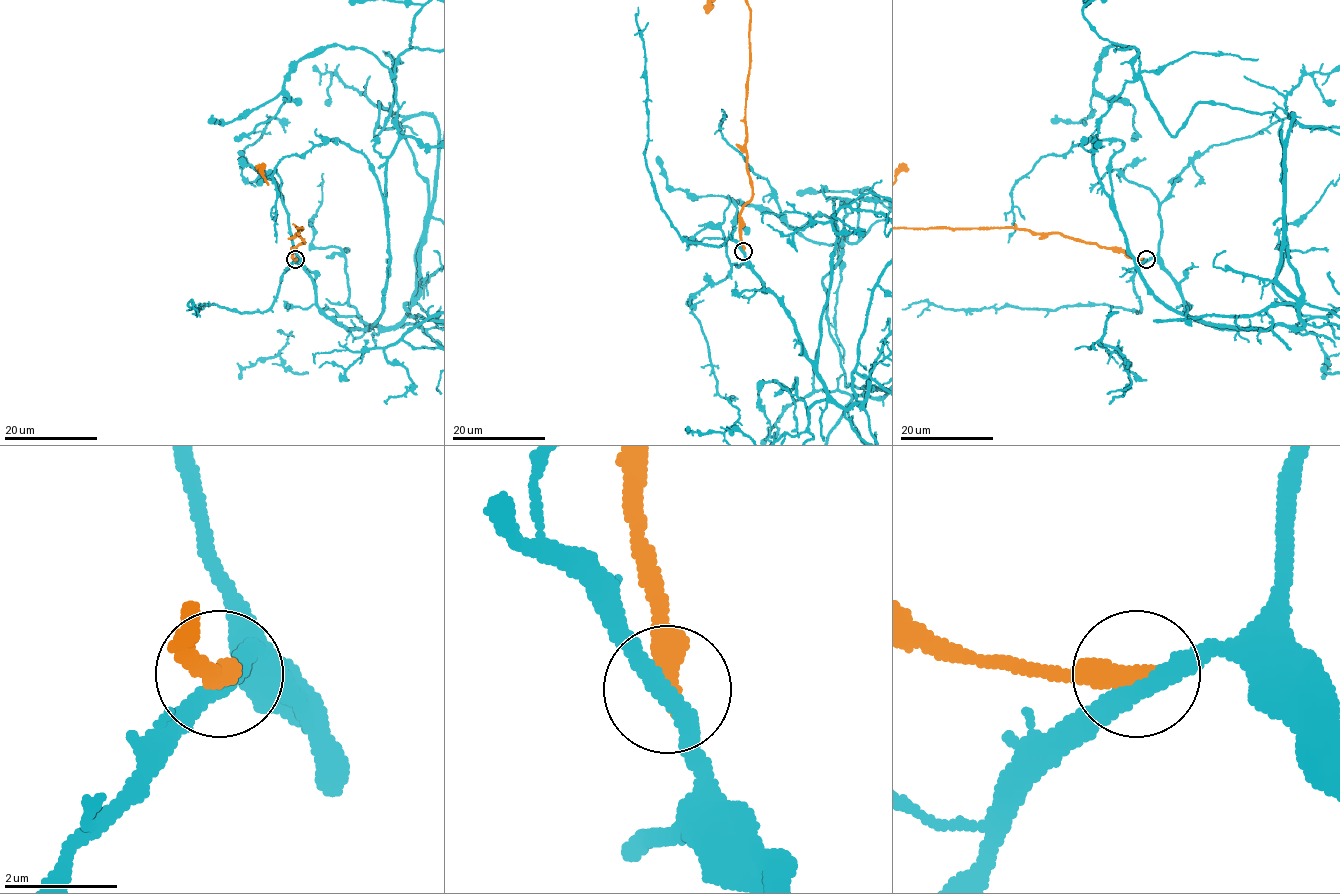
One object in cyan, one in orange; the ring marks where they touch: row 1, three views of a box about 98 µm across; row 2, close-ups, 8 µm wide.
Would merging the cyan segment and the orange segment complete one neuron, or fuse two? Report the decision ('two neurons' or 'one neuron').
two neurons

